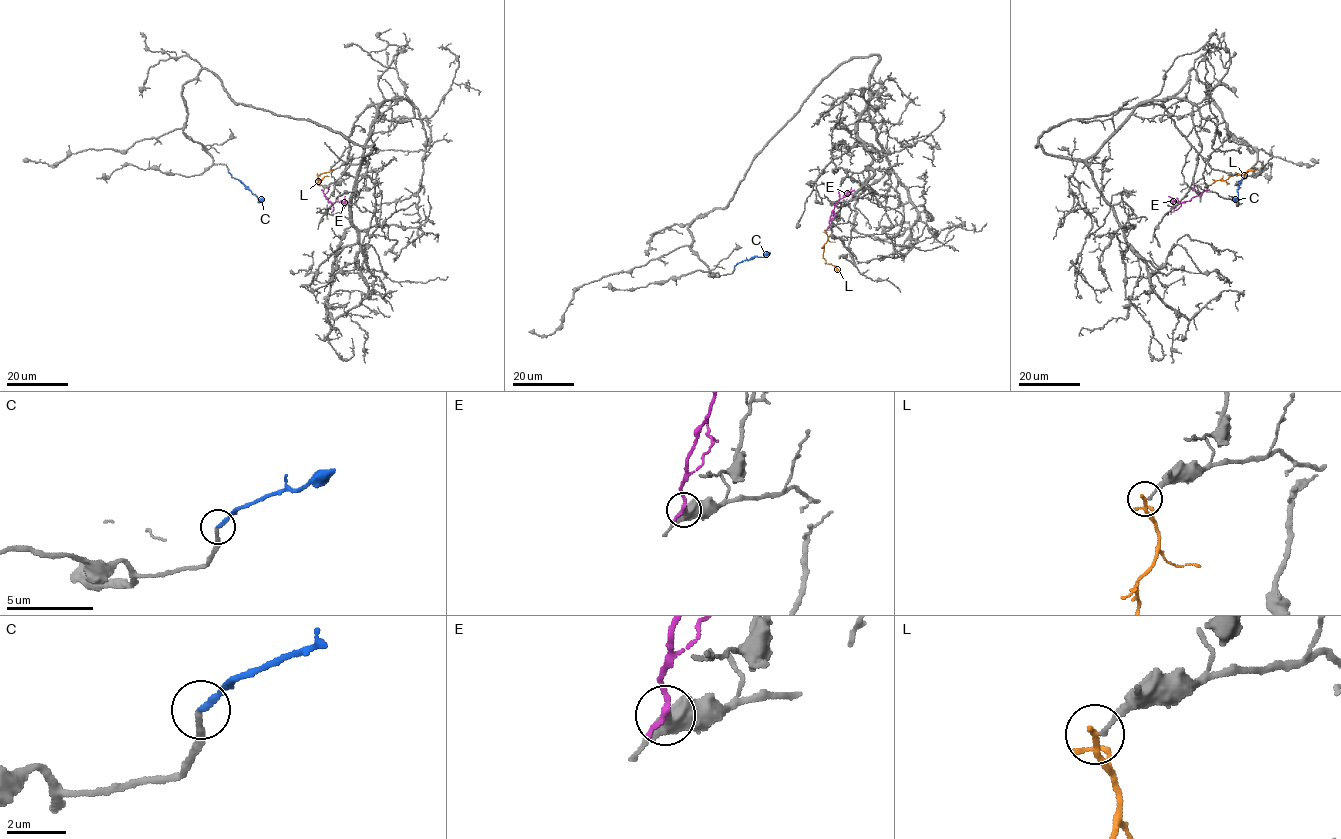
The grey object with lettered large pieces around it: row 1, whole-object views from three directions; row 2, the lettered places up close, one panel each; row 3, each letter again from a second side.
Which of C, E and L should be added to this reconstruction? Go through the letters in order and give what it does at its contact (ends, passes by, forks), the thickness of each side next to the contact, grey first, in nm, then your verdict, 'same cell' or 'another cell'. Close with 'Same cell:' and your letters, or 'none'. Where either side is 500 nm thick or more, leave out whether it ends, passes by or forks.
C: it ends there; 200 nm thick on the grey side, 220 nm on the other; same cell
E: it ends there; 240 nm thick on the grey side, 240 nm on the other; another cell
L: it ends there; 160 nm thick on the grey side, 200 nm on the other; another cell
Same cell: C

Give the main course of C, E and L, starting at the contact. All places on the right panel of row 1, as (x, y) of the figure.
C: (1247, 171), (1240, 181), (1238, 197), (1234, 198)
E: (1207, 190), (1183, 202), (1168, 196)
L: (1211, 185), (1254, 168)

